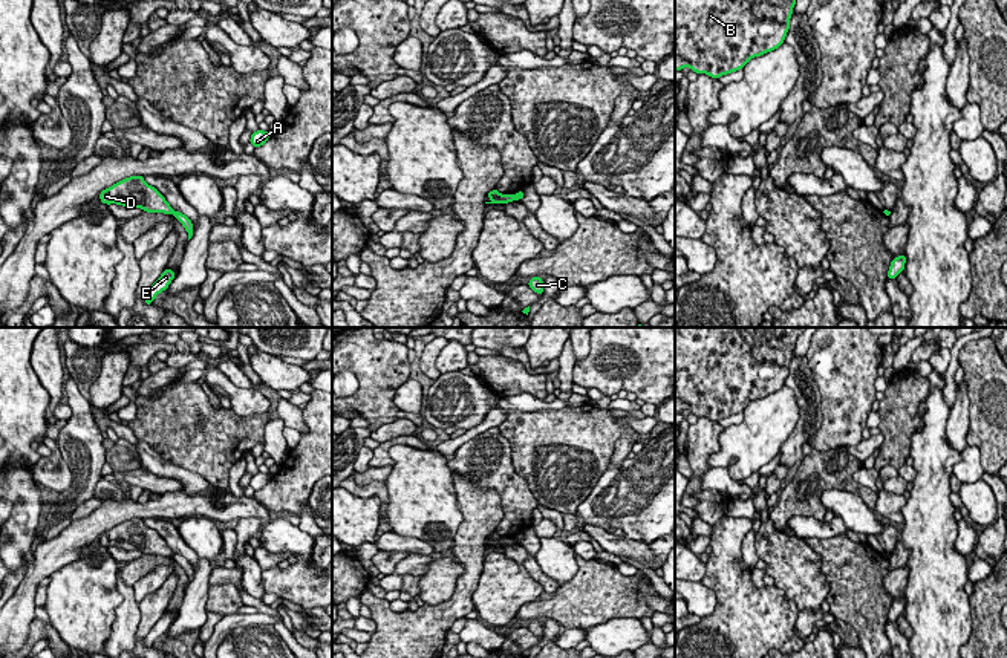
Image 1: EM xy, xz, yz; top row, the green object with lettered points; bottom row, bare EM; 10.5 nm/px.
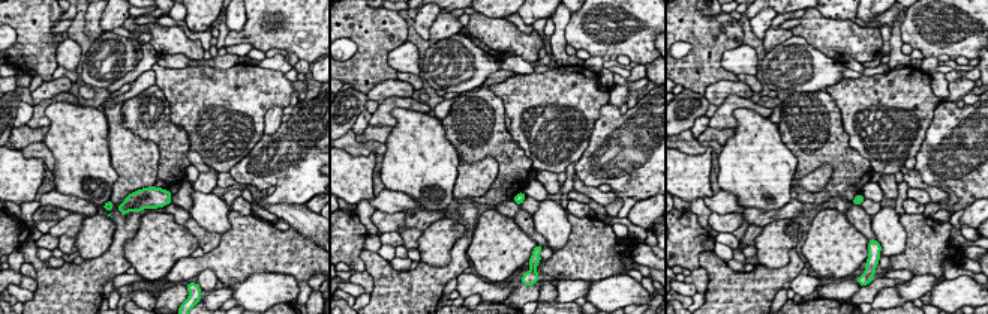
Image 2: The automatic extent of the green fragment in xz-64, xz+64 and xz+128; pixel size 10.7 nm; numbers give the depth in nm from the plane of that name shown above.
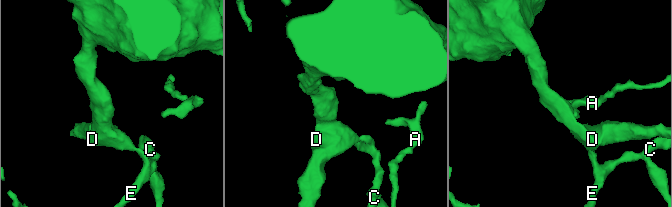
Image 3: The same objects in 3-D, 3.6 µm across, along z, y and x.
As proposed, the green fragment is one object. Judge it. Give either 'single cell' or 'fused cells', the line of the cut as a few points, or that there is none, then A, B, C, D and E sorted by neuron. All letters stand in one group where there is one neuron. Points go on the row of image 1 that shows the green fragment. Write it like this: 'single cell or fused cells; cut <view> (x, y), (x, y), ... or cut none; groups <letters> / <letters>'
fused cells; cut xz (513, 195), (518, 199); groups A C E / B D

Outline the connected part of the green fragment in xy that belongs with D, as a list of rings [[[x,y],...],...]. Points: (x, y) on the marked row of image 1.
[[[144,176],[125,178],[99,193],[106,205],[116,204],[127,208],[141,208],[147,213],[173,214],[173,208],[158,188],[148,185]]]

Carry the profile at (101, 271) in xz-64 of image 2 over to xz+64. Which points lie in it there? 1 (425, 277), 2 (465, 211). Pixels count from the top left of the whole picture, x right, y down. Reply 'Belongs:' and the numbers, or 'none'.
Belongs: 1, 2

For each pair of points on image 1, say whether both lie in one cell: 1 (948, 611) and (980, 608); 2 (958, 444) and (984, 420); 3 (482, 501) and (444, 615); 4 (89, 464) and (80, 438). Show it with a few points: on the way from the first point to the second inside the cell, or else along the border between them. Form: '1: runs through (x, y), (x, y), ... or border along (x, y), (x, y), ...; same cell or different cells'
1: border along (969, 596), (971, 637), (966, 641); different cells
2: border along (969, 401), (966, 444); different cells
3: runs through (473, 530), (472, 576), (466, 586); same cell
4: runs through (86, 458), (81, 444); same cell

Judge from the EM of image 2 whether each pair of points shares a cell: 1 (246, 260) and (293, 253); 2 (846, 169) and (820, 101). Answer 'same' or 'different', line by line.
1: same
2: same

